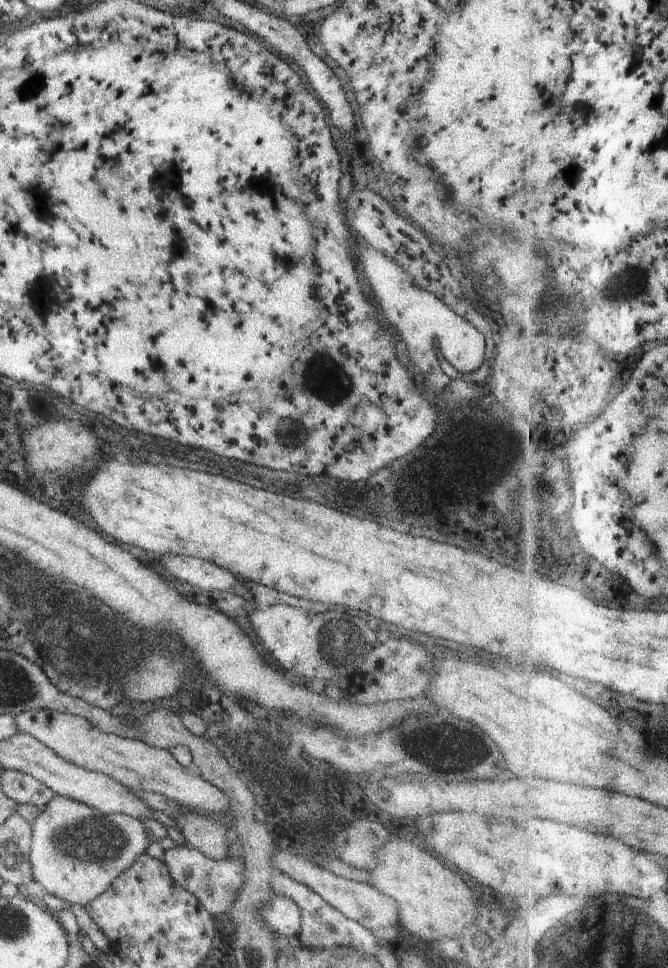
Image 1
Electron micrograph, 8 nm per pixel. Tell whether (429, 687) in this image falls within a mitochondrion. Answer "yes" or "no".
no

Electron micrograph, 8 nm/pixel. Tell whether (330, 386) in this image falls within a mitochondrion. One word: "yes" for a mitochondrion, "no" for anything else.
yes

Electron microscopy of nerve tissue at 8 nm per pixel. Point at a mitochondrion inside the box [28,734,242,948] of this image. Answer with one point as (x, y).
(78, 841)

